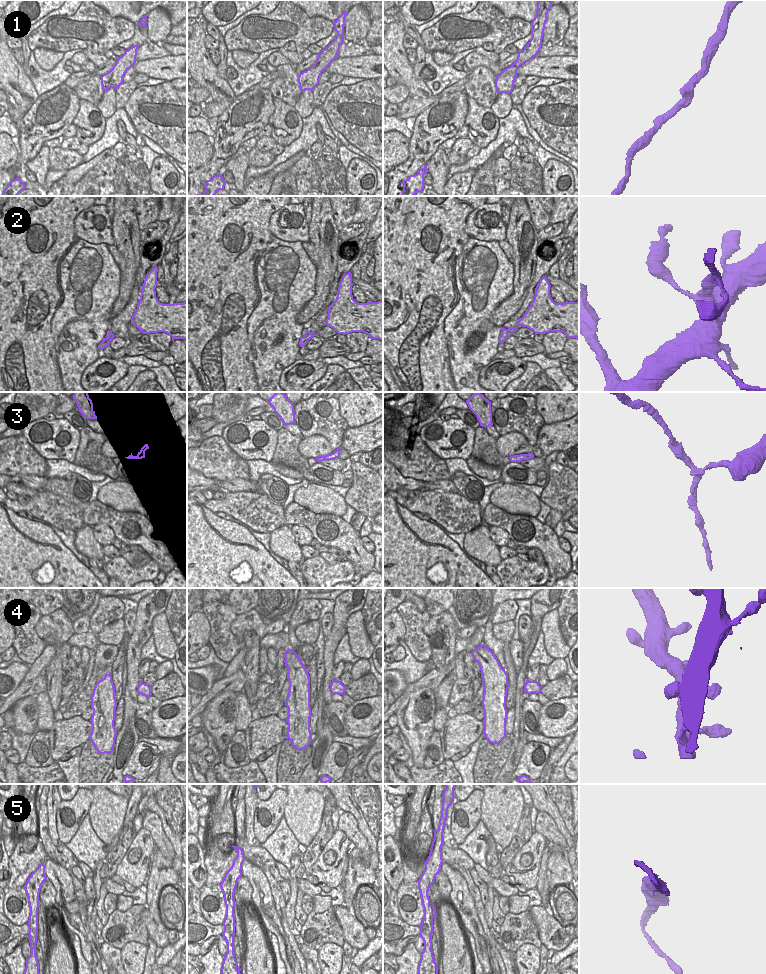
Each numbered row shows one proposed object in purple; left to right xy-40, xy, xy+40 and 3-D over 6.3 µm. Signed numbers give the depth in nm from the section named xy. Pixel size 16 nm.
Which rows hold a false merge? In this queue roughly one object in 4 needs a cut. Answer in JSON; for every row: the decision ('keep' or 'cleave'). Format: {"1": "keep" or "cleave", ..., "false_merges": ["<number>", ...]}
{"1": "keep", "2": "keep", "3": "keep", "4": "keep", "5": "keep", "false_merges": []}

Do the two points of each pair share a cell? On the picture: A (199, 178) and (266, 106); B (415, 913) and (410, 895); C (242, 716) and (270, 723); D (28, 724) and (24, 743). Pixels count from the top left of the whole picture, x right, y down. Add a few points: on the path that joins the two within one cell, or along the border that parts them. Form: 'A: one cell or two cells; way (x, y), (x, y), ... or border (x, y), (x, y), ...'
A: one cell; way (217, 156), (222, 143), (249, 123), (254, 123)
B: one cell; way (413, 909), (410, 906), (410, 899)
C: two cells; border (252, 720), (244, 730)
D: two cells; border (13, 728), (19, 733), (33, 733), (37, 729)

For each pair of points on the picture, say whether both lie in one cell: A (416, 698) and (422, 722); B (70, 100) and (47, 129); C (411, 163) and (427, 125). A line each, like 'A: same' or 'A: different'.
A: same
B: same
C: same

